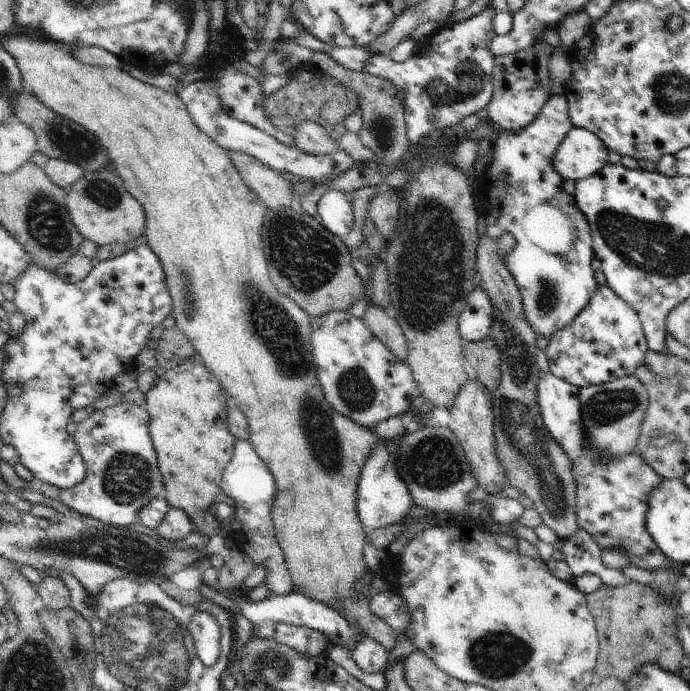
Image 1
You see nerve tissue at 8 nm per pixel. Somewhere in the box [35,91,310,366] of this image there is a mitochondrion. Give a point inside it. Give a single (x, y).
(67, 138)

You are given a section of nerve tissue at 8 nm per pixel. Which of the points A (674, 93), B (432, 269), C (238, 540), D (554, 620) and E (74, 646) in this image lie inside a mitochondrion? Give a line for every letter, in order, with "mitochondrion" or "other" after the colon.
A: mitochondrion
B: mitochondrion
C: other
D: other
E: mitochondrion

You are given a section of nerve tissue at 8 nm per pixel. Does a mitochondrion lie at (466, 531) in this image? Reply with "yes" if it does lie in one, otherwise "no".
no

